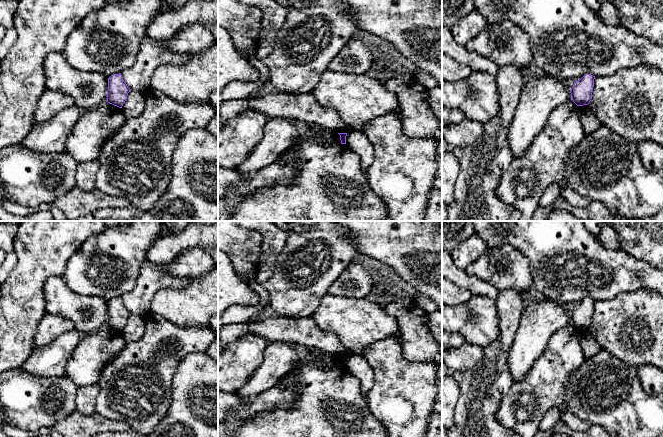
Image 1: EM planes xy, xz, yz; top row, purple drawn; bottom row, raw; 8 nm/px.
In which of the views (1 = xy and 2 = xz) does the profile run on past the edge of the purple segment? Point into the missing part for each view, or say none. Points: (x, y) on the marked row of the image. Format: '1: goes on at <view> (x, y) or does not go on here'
1: does not go on here
2: does not go on here

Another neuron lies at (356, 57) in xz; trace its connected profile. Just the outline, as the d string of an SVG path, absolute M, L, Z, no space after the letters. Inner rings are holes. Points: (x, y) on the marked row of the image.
M352 37L332 59L328 70L358 75L364 74L373 65L372 49L362 40Z

